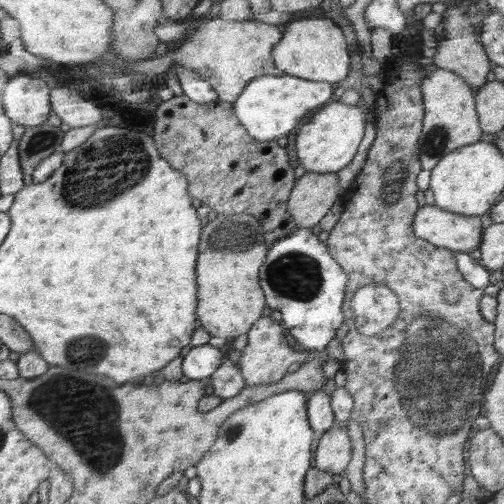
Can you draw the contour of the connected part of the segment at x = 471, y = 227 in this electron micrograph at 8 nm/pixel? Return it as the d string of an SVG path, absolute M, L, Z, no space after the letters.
M422 206L413 220L416 235L443 250L470 253L484 238L484 228L479 216L466 216L438 208Z

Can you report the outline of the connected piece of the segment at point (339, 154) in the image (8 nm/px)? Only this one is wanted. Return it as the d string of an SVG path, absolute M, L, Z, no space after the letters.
M338 100L327 104L302 124L296 137L296 150L298 161L307 172L337 173L352 162L364 136L366 122L362 111L360 106L348 105Z

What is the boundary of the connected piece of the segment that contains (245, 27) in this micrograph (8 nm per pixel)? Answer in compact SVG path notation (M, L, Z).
M210 16L205 18L205 23L198 28L196 34L184 41L178 50L167 51L166 55L160 58L134 62L132 68L136 72L136 78L150 72L166 74L176 64L196 69L202 78L214 86L220 100L235 103L252 78L282 74L273 61L273 49L280 42L280 38L282 38L282 32L278 30L278 26L254 22L251 18L242 21L226 21L221 17Z

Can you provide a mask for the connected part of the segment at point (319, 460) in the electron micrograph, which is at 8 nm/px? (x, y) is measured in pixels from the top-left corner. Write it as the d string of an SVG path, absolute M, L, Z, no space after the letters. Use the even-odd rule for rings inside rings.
M332 425L322 433L315 453L314 466L331 475L343 475L352 456L347 427Z

